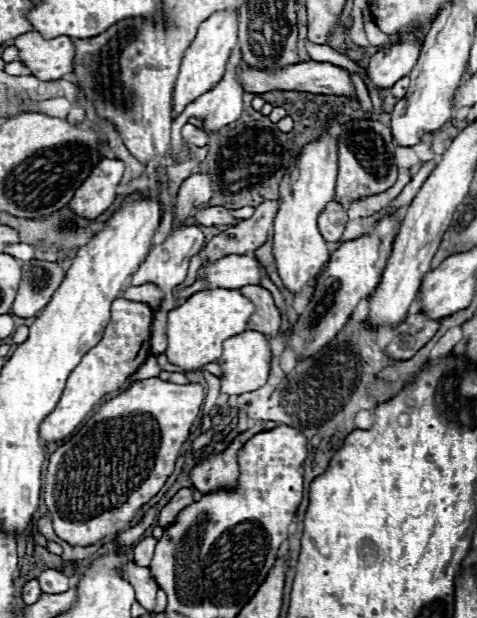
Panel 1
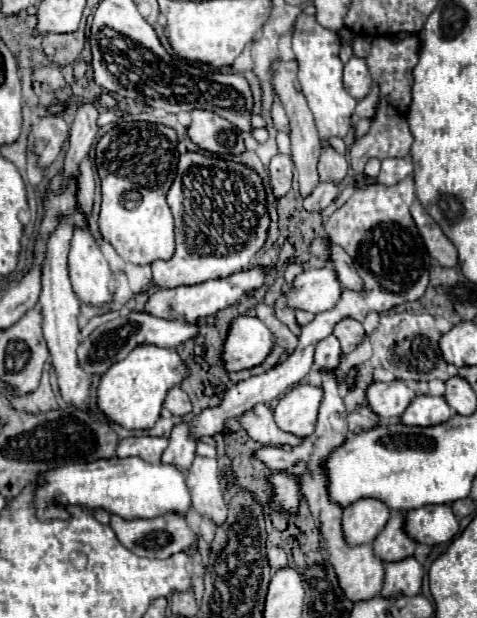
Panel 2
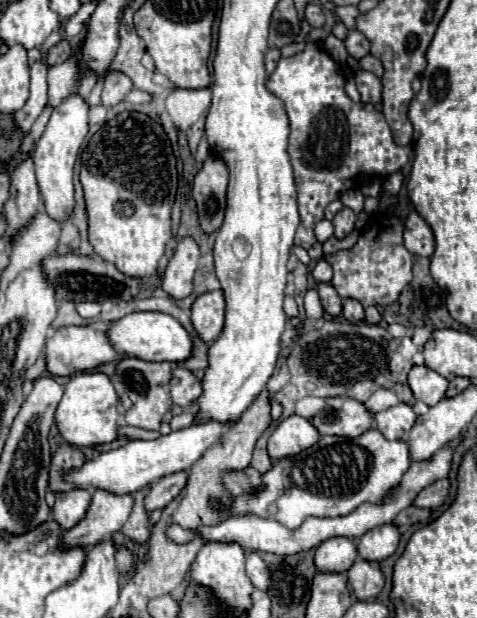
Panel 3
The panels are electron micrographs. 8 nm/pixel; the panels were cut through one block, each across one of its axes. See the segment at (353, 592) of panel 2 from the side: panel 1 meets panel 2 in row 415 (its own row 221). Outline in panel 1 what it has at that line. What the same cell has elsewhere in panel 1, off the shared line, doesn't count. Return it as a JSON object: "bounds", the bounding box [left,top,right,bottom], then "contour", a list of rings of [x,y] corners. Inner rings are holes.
{"bounds":[318,202,348,242],"contour":[[[330,202],[322,210],[322,214],[318,218],[320,232],[322,232],[322,236],[328,242],[338,242],[342,238],[342,232],[346,228],[346,222],[348,222],[348,214],[346,214],[346,210],[338,202]]]}

